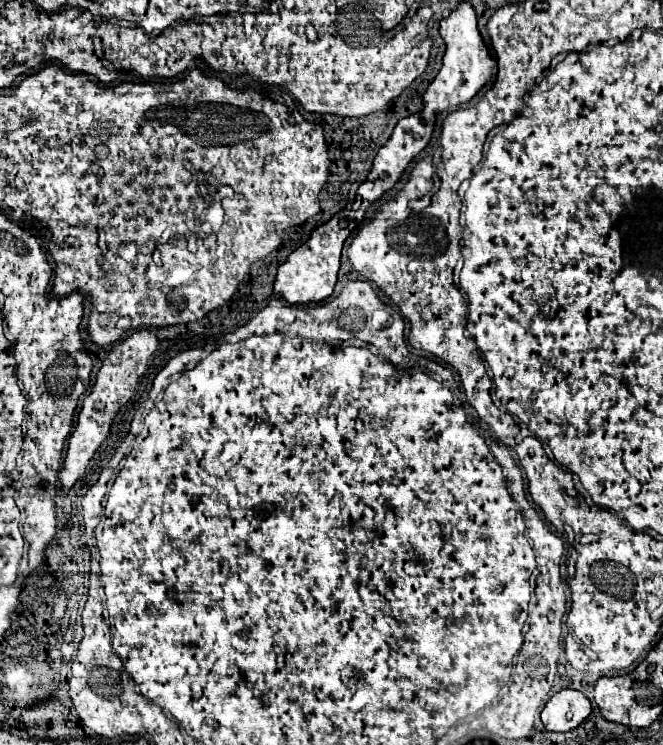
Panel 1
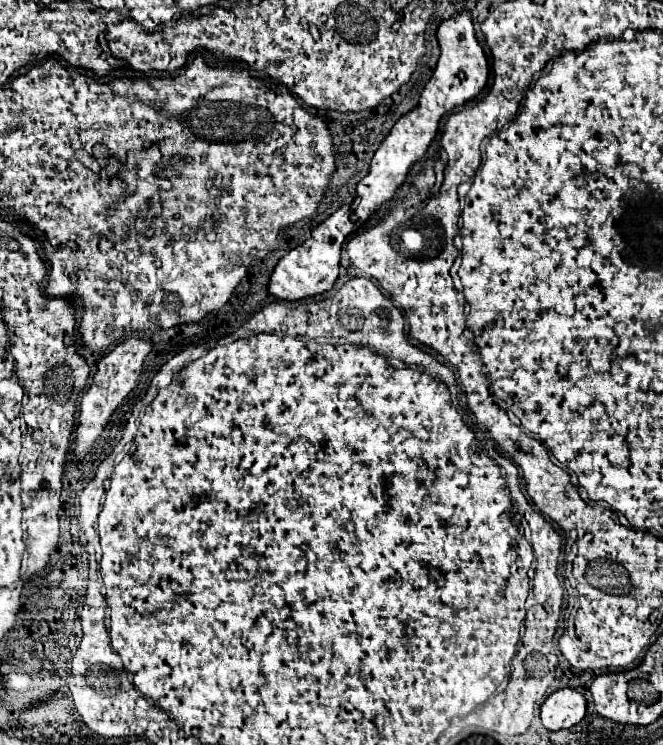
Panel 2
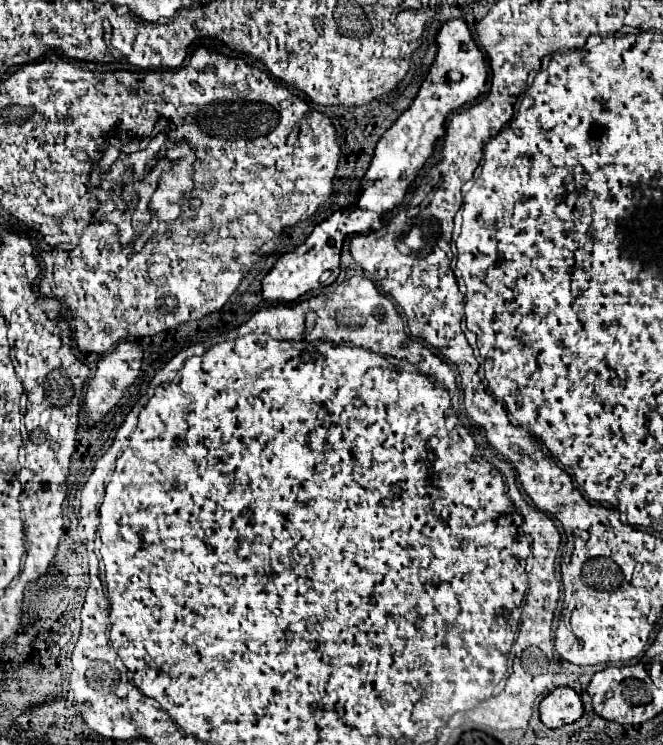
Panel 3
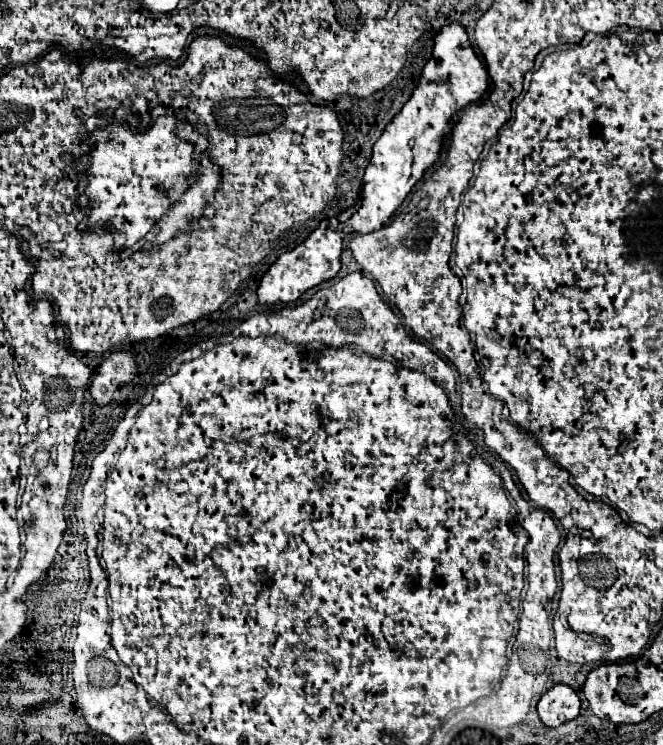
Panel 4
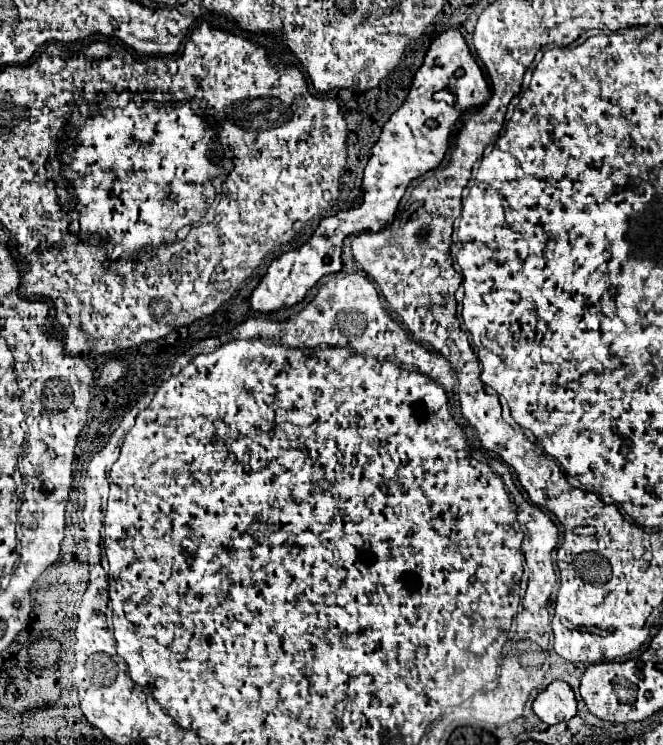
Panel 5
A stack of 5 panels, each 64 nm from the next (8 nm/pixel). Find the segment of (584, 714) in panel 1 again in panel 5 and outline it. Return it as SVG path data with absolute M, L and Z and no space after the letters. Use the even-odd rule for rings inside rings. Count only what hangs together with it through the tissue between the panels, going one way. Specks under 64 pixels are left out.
M552 682L542 692L538 692L534 704L534 714L546 724L558 724L570 720L576 714L576 698L566 682Z

